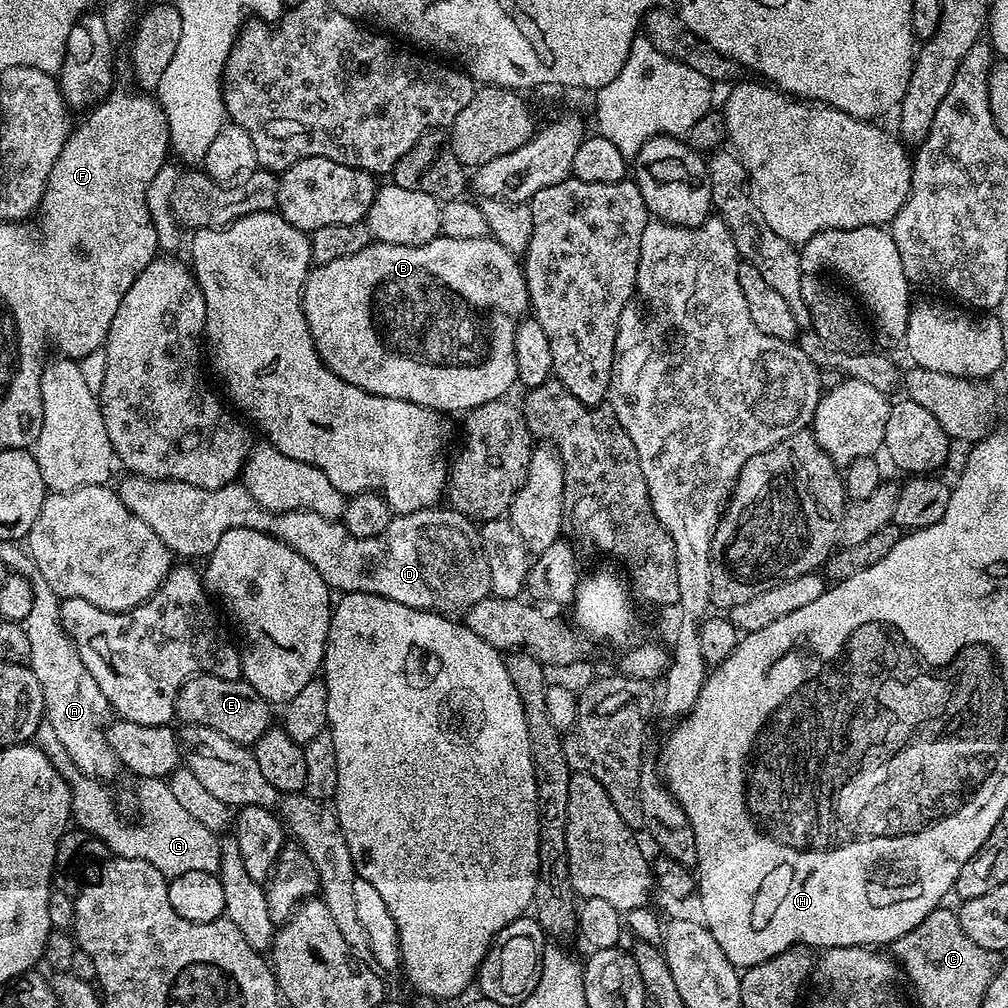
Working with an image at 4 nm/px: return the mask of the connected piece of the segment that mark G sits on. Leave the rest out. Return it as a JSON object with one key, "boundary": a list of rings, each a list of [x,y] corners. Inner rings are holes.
{"boundary":[[[47,722],[40,725],[34,737],[35,743],[50,758],[72,790],[72,820],[77,829],[90,832],[107,846],[112,856],[138,858],[150,862],[166,877],[178,874],[190,874],[190,870],[203,872],[220,871],[220,841],[217,833],[211,832],[202,822],[194,819],[178,803],[174,794],[170,794],[167,779],[140,780],[136,788],[136,808],[140,811],[137,824],[123,824],[116,808],[112,805],[112,796],[101,781],[92,776],[83,776],[76,771],[72,759],[66,754],[62,742],[54,734]]]}

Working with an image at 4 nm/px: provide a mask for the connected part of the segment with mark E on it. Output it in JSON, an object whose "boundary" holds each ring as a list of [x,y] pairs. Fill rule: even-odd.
{"boundary":[[[211,674],[192,676],[184,683],[176,699],[177,721],[191,726],[210,726],[210,730],[218,730],[218,734],[226,734],[230,742],[238,742],[245,746],[255,745],[266,730],[273,727],[273,705],[269,704],[254,686],[250,686],[242,678],[239,680],[223,680]]]}

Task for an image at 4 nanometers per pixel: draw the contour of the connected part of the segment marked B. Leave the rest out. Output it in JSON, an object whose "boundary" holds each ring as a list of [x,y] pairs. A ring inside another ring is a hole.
{"boundary":[[[439,235],[422,246],[394,246],[379,242],[367,244],[362,250],[358,250],[358,254],[349,254],[347,258],[337,258],[335,262],[315,265],[308,273],[304,291],[300,293],[300,305],[304,308],[304,317],[314,338],[314,346],[326,367],[348,384],[358,386],[375,396],[409,400],[423,408],[432,408],[445,414],[467,414],[486,402],[505,399],[509,395],[507,392],[512,387],[517,387],[514,338],[516,328],[530,308],[528,287],[524,281],[521,261],[489,235],[482,238],[450,238]]]}

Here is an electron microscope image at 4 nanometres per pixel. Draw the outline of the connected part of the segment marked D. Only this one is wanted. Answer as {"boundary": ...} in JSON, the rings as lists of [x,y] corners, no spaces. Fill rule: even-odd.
{"boundary":[[[135,474],[125,475],[125,480],[118,484],[118,491],[122,502],[162,542],[173,554],[180,556],[200,556],[206,558],[218,546],[222,534],[226,530],[258,530],[268,536],[278,538],[294,554],[302,554],[318,574],[327,582],[329,589],[337,593],[345,592],[369,592],[375,596],[381,596],[387,600],[398,602],[402,606],[421,608],[424,612],[439,612],[441,614],[463,614],[473,608],[478,602],[489,599],[492,592],[492,579],[490,578],[490,566],[482,546],[479,527],[468,517],[460,512],[455,512],[450,506],[437,506],[435,508],[423,508],[413,512],[401,512],[393,515],[390,526],[382,530],[374,538],[354,538],[350,530],[340,520],[322,518],[322,514],[314,514],[299,508],[289,512],[271,512],[258,502],[246,490],[243,483],[233,482],[221,488],[203,488],[202,486],[190,486],[190,482],[178,482],[177,480],[151,480],[145,476]]]}

